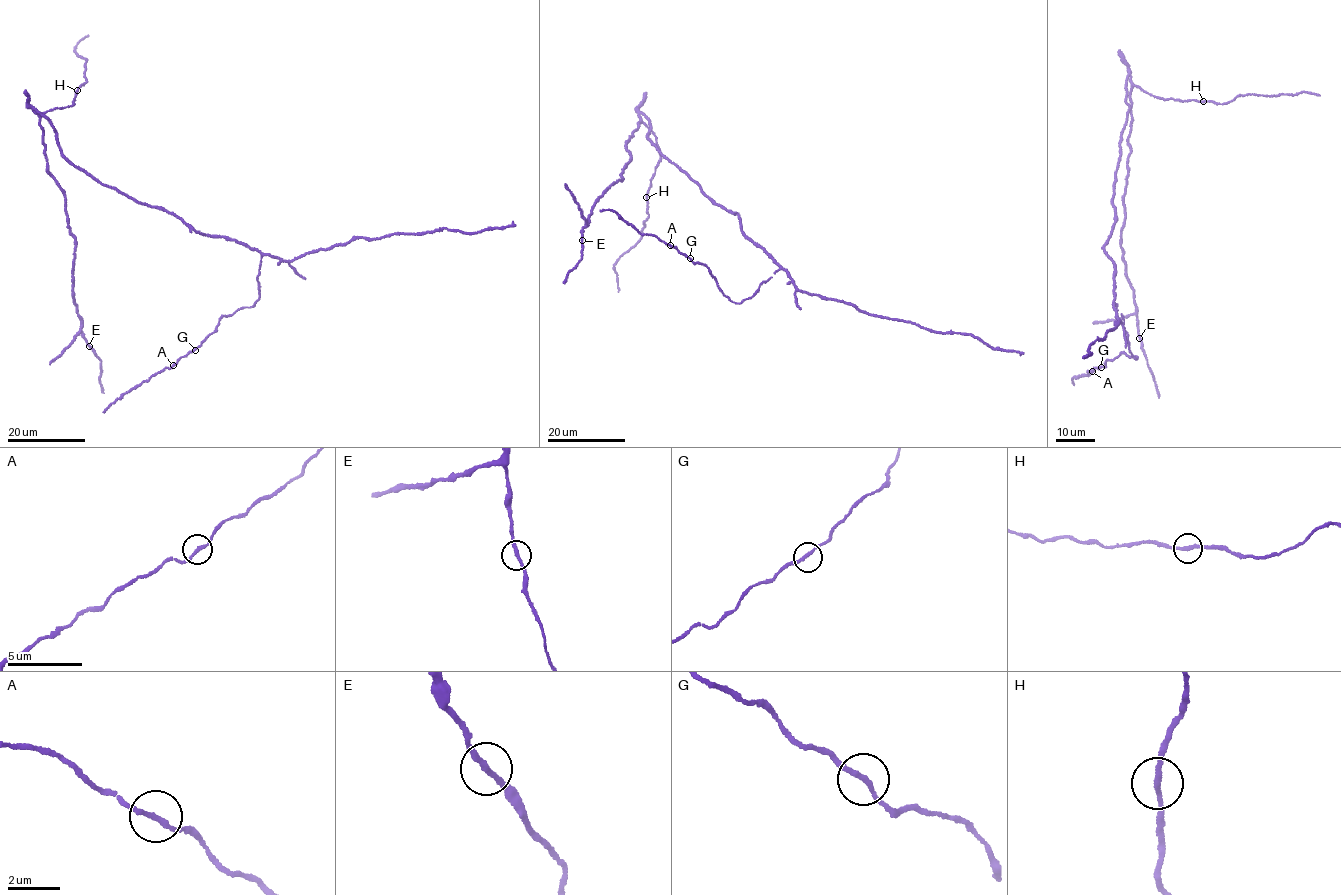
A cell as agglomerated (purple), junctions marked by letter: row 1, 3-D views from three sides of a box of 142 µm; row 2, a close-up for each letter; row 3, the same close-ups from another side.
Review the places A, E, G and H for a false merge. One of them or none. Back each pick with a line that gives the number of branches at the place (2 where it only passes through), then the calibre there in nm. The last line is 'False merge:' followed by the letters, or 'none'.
False merge: none

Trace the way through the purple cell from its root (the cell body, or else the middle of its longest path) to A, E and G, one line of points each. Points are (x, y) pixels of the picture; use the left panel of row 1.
A: (103, 185), (171, 212), (198, 232), (235, 240), (262, 254), (259, 299), (224, 315), (201, 345), (173, 365)
E: (103, 185), (67, 159), (51, 121), (33, 109), (48, 173), (62, 190), (74, 239), (73, 295), (89, 346)
G: (103, 185), (171, 212), (198, 232), (235, 240), (262, 254), (259, 299), (224, 315), (195, 350)

